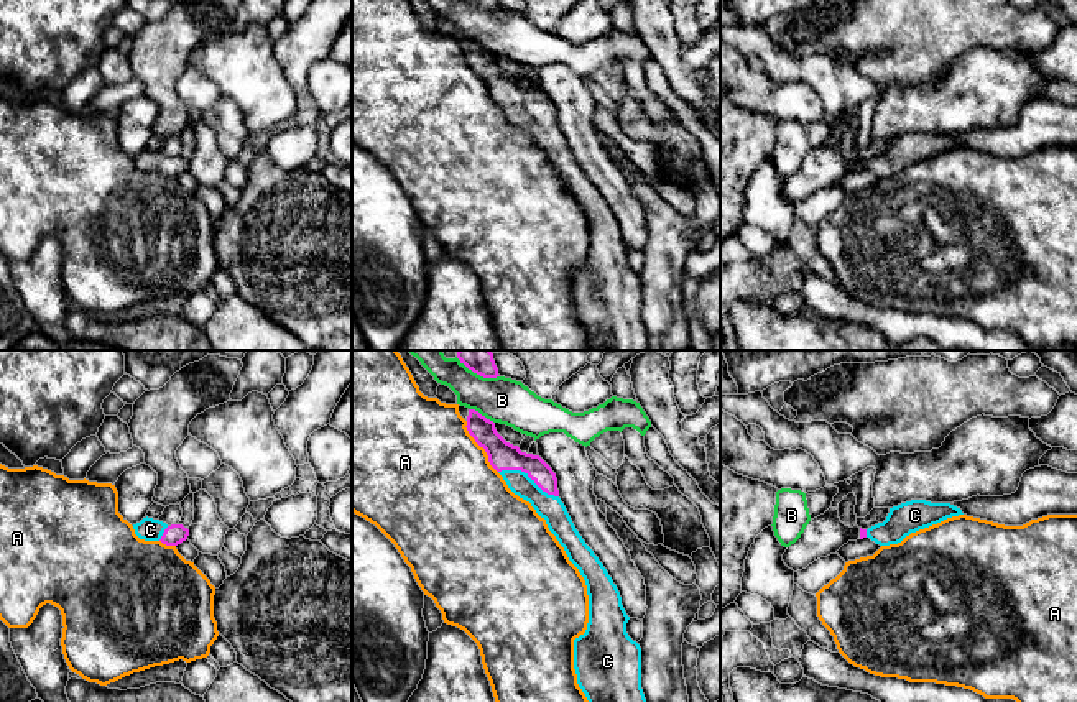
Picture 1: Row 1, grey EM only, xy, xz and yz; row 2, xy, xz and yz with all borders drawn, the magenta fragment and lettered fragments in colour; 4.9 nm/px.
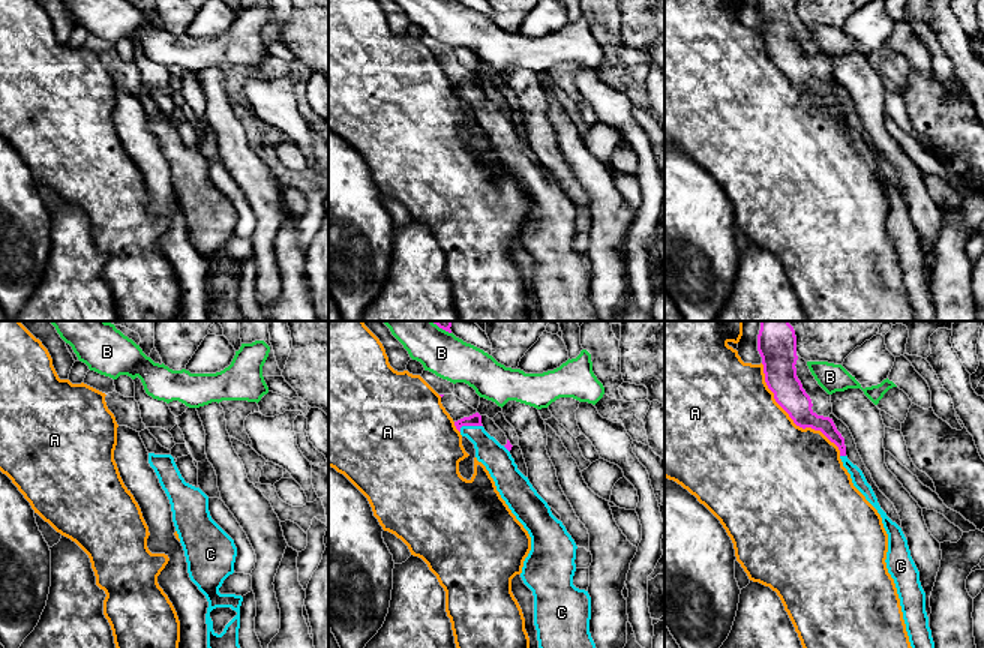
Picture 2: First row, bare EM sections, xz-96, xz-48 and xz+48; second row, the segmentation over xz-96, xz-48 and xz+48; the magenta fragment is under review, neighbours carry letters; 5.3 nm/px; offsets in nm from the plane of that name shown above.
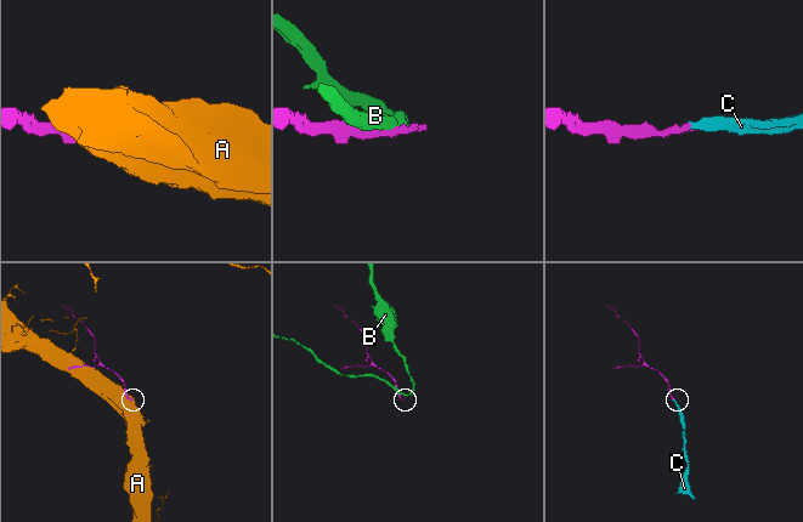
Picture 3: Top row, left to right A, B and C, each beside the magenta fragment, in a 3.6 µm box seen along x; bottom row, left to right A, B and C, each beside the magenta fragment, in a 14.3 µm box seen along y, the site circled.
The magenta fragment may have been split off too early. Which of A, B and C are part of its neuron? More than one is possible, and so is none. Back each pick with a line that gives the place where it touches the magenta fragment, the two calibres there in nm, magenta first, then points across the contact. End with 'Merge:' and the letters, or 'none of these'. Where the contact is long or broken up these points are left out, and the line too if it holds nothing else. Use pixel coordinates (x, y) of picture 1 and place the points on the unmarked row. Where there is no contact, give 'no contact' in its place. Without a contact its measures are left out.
C: contact xz (528, 107); calibres 140 and 120 nm; way xz (502, 87), (528, 107), (540, 119), (551, 140)
Merge: C

